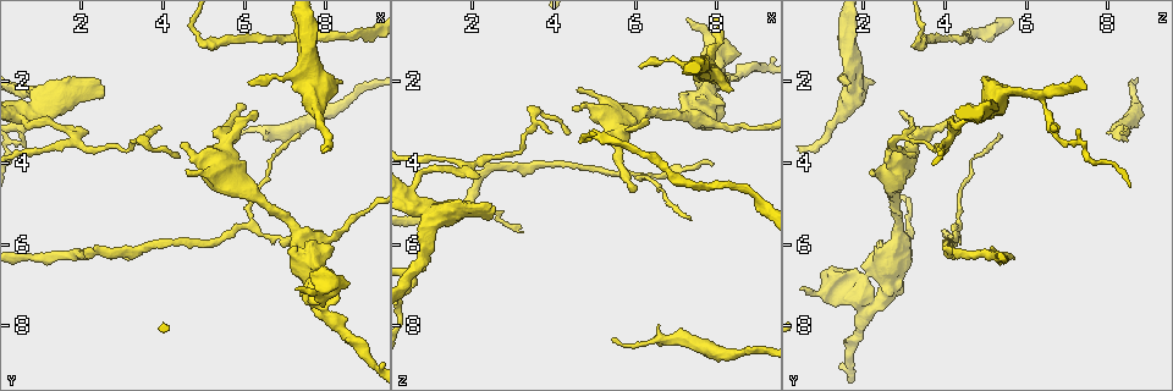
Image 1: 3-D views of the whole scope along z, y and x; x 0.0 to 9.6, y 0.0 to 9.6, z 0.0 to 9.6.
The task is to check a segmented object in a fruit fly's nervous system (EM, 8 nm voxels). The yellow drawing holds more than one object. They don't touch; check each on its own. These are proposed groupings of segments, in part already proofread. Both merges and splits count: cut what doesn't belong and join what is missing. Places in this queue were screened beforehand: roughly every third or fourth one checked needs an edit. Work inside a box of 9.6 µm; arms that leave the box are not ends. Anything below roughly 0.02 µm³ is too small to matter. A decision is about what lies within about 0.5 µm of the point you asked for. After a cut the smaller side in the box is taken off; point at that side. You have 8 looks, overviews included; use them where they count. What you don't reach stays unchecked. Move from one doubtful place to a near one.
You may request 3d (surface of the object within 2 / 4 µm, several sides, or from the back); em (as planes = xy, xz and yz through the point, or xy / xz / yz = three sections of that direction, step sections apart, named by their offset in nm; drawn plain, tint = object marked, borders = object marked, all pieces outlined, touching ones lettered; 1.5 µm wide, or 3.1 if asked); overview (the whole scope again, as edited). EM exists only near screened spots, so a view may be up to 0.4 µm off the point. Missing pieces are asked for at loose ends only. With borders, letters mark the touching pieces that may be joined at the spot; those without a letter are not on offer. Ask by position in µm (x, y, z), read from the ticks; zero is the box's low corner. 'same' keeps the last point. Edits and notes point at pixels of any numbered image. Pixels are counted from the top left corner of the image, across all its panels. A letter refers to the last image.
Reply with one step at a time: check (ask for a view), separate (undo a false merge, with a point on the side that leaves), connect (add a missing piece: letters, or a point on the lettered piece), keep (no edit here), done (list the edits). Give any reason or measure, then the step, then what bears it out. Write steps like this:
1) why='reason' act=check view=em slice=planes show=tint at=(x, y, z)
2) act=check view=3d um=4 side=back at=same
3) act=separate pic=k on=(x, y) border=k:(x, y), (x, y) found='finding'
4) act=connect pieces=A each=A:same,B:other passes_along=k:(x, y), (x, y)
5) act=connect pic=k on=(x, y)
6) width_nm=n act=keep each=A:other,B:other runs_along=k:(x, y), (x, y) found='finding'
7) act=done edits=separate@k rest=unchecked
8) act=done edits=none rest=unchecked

why='thin end' act=check view=em slice=planes show=tint at=(6.10, 2.00, 1.70)

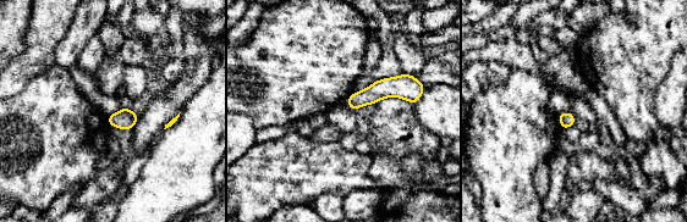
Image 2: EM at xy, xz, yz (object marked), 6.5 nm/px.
act=check view=em slice=planes show=borders at=same

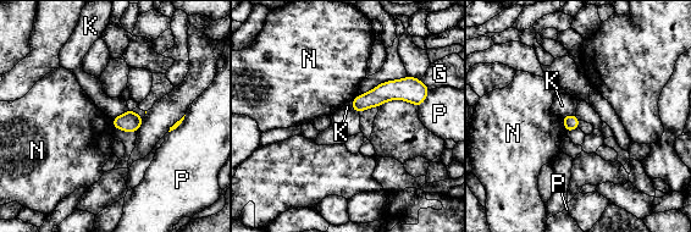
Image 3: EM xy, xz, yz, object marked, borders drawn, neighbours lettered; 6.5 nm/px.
longest_contact=K:140nm act=keep each=G:other,K:other,N:other,P:other found='none of them fits'

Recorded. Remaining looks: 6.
why='an open end' act=check view=em slice=xy step=8 show=borders at=(5.50, 3.30, 8.35)

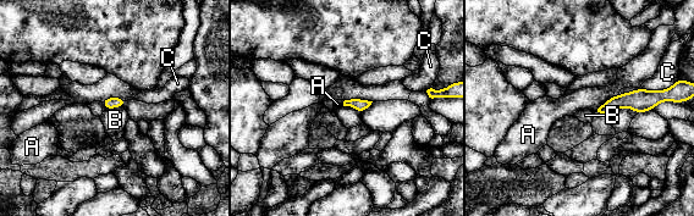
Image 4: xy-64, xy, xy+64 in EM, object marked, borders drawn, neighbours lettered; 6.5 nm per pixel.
width_nm=80 act=keep each=A:other,B:other,C:other border=4:(124, 108), (105, 110) found='no lettered piece goes on from it'

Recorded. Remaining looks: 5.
why='arms part here' act=check view=em slice=xy step=4 show=borders at=(1.90, 3.45, 4.10)

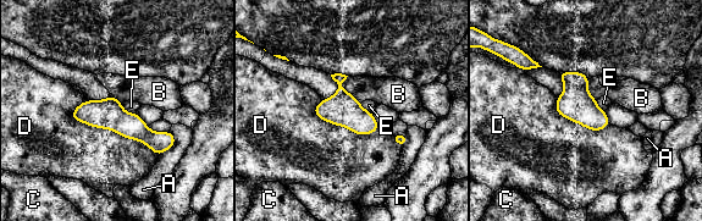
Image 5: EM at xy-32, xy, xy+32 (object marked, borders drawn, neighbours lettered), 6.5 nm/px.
act=keep each=A:other,B:other,C:other,D:other,E:other found='one neuron here'

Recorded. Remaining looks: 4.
act=done edits=none rest=unchecked

